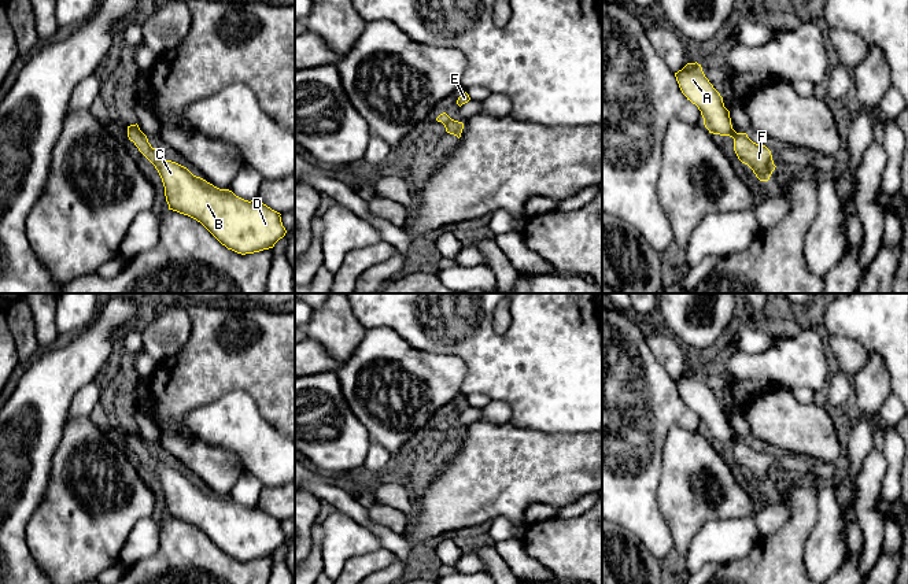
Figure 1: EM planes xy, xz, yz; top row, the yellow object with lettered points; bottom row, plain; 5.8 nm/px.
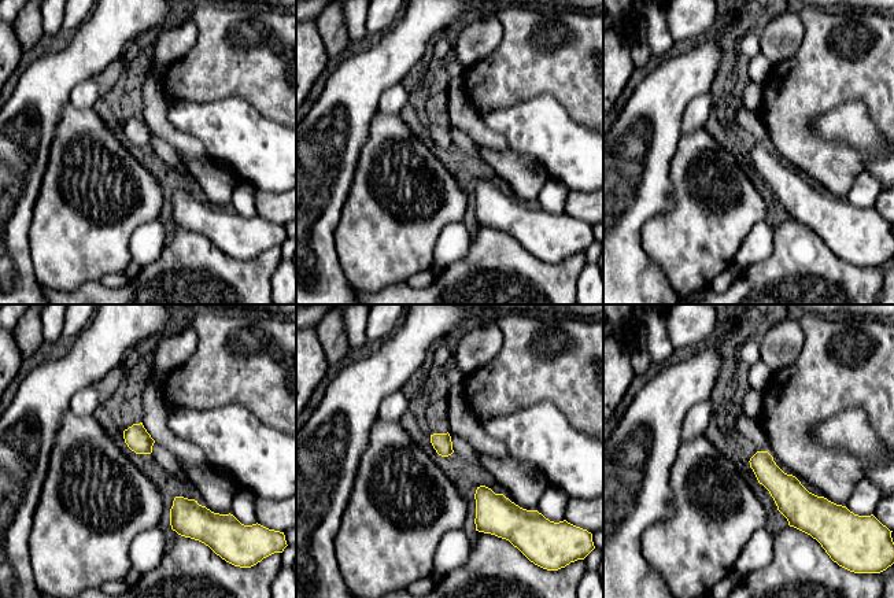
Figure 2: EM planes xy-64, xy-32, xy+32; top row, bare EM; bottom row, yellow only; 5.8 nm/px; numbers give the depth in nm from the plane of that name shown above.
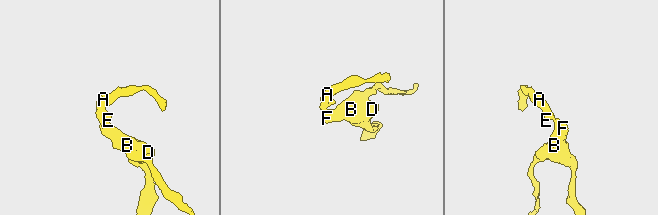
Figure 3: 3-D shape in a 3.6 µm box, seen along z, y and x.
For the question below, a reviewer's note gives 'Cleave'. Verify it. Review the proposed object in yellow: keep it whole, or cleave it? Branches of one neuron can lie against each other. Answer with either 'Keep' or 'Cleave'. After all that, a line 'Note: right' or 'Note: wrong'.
Keep
Note: wrong

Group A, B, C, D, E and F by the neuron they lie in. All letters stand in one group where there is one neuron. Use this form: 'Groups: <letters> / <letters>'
Groups: A B C D E F

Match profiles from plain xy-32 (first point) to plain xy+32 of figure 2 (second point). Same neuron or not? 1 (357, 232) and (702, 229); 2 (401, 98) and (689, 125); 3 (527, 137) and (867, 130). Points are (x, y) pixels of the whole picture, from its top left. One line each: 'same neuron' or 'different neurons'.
1: same neuron
2: same neuron
3: same neuron

